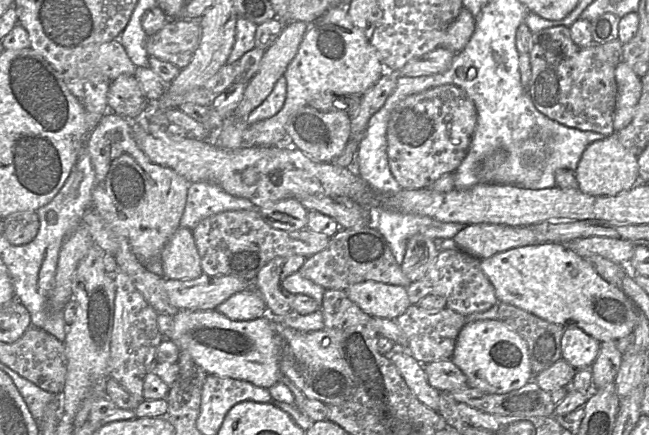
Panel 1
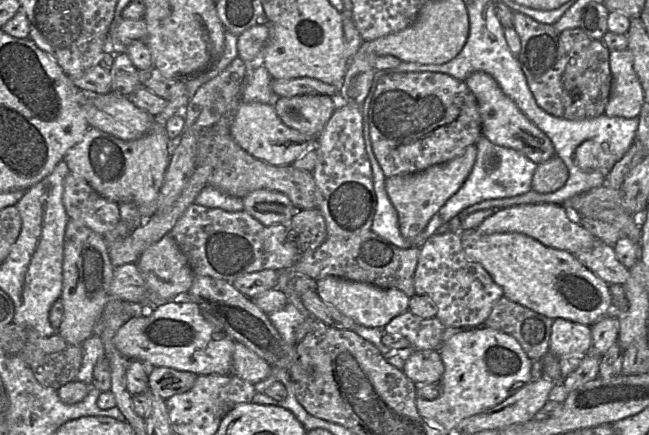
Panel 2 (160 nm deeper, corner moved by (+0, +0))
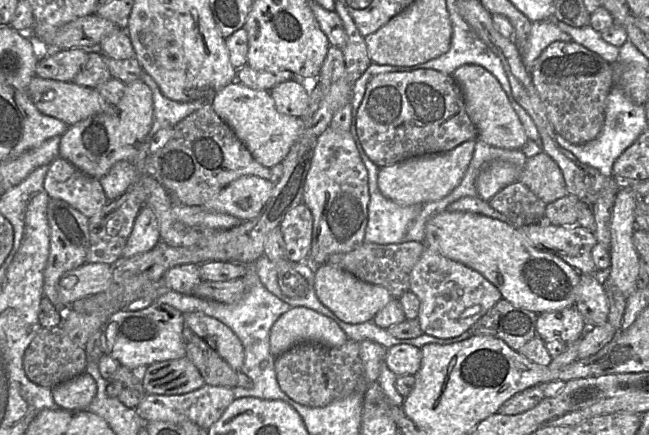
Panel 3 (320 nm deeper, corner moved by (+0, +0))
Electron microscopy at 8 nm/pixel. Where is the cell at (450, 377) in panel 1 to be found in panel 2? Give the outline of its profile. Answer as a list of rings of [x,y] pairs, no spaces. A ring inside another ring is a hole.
[[[412,350],[402,371],[417,386],[439,384],[445,367],[438,350]]]

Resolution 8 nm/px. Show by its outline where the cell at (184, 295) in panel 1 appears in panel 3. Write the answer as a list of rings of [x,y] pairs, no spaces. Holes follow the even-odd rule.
[[[85,263],[66,272],[58,283],[60,304],[69,306],[93,294],[105,292],[112,283],[113,265]]]

